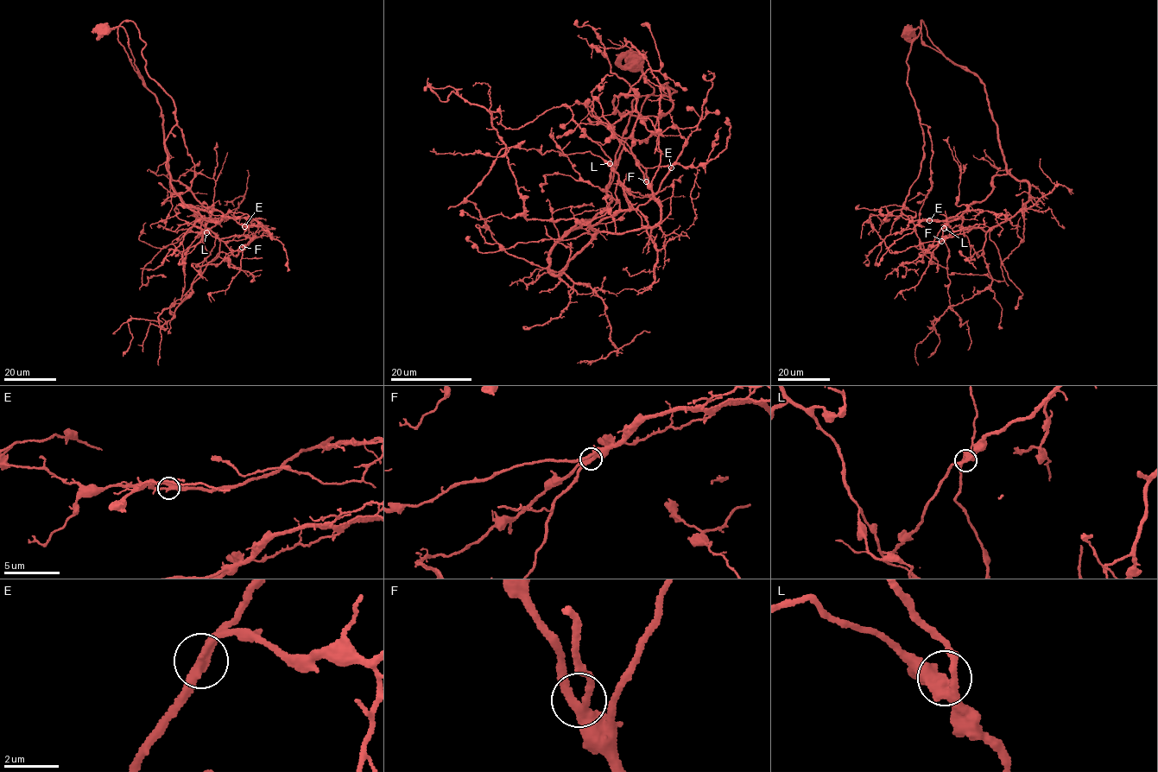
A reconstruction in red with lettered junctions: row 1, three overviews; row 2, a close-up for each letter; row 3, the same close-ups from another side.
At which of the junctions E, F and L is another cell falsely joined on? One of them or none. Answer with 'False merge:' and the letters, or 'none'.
False merge: none

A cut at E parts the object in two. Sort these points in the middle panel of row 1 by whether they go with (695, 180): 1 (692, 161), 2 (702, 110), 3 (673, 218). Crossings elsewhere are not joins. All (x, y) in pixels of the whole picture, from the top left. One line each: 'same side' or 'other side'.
1: same side
2: other side
3: other side

